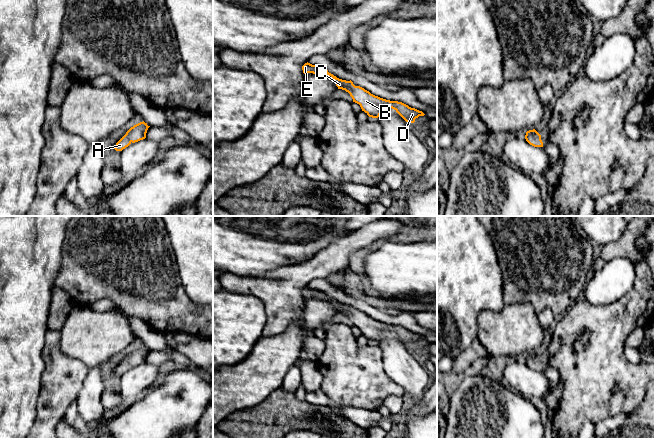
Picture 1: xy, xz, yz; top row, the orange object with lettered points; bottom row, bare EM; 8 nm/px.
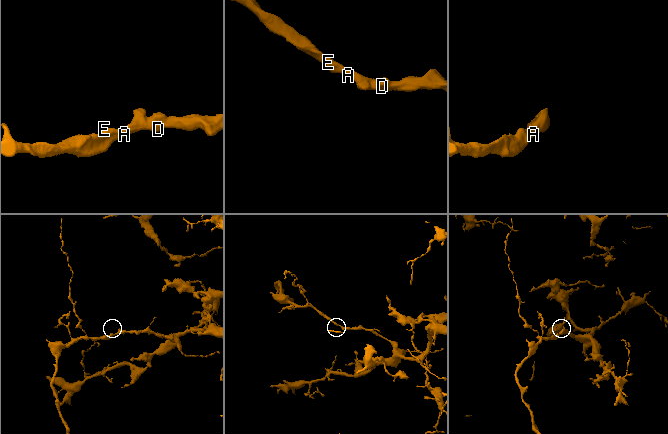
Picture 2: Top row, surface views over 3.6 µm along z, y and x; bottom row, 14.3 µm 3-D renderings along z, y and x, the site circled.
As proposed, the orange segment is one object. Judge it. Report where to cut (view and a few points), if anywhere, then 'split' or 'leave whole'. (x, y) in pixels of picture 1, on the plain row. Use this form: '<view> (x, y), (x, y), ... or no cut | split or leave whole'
no cut | leave whole

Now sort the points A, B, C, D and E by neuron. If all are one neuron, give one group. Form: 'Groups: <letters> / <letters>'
Groups: A B C D E

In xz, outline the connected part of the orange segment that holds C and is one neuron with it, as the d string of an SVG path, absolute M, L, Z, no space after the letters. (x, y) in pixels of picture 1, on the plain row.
M307 286L302 290L302 294L304 298L313 297L331 300L338 313L348 316L352 321L353 326L359 328L362 335L364 335L369 341L378 342L383 332L394 333L408 347L414 347L416 342L425 339L422 335L411 332L402 326L390 325L375 320L364 312L355 310L351 304L346 305L339 303L333 298L329 297L324 291L312 289Z

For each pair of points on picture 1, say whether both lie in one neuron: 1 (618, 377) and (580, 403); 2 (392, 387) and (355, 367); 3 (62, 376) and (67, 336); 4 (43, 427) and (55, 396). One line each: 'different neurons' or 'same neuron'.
1: same neuron
2: same neuron
3: different neurons
4: same neuron

